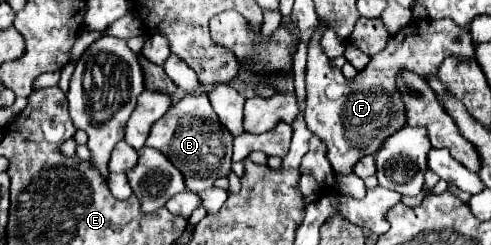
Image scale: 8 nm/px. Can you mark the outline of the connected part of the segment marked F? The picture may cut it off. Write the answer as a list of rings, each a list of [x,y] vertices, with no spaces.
[[[421,20],[411,22],[395,36],[389,38],[387,48],[369,60],[369,64],[353,78],[345,78],[339,68],[331,66],[329,58],[323,54],[319,46],[319,38],[325,30],[325,24],[319,24],[319,30],[309,42],[307,56],[307,106],[303,118],[309,130],[321,138],[327,146],[327,158],[333,166],[335,176],[353,174],[353,166],[369,154],[377,154],[381,150],[381,142],[389,138],[389,134],[399,132],[407,126],[405,122],[405,102],[401,102],[401,94],[397,94],[397,74],[401,70],[415,72],[423,80],[435,78],[437,66],[449,56],[469,60],[475,58],[475,46],[469,30],[461,30],[455,22],[445,20]]]

